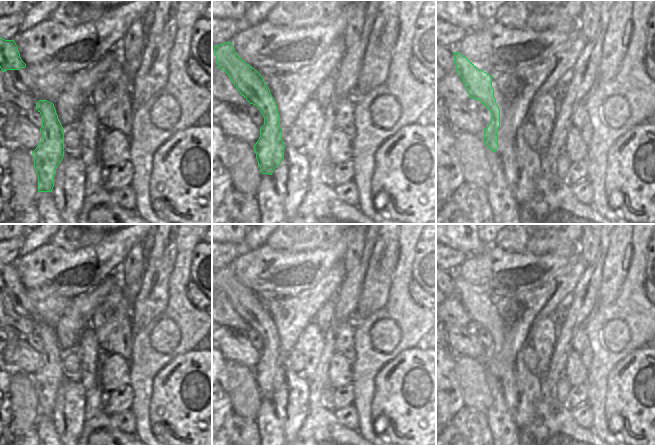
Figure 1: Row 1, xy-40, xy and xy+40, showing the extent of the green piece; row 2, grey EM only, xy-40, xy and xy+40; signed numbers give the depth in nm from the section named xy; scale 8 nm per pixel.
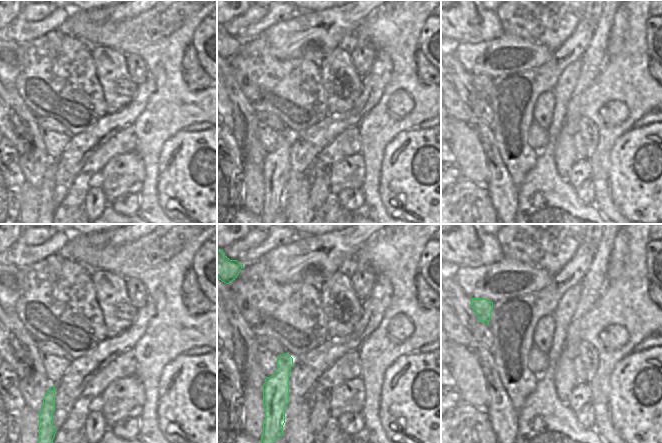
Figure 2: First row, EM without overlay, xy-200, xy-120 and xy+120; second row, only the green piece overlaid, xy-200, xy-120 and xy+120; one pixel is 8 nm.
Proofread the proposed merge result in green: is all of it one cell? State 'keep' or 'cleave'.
keep

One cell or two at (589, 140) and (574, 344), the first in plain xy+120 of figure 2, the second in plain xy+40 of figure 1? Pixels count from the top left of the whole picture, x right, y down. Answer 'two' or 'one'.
one

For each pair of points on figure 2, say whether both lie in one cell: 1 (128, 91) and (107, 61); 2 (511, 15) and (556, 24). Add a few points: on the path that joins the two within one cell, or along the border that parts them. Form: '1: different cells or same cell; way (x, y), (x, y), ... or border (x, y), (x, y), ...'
1: same cell; way (121, 84), (113, 76), (111, 68)
2: same cell; way (522, 17), (545, 18)

